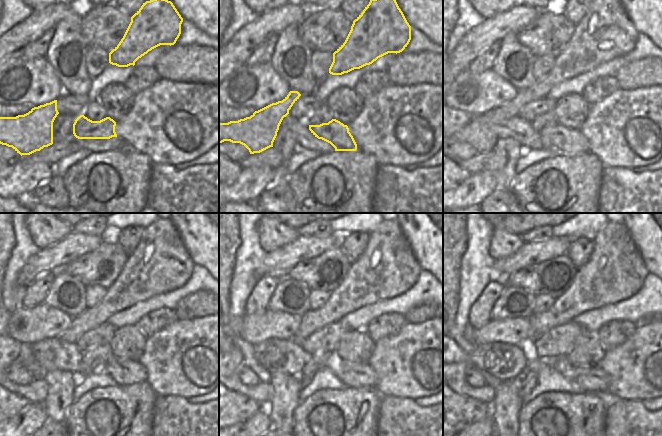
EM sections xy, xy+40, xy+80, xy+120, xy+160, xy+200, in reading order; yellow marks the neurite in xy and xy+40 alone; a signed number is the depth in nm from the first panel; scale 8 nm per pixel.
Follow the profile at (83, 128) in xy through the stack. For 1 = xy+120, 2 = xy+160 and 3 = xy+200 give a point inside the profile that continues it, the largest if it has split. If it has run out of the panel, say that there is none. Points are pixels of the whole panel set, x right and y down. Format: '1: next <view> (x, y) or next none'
1: next xy+120 (123, 372)
2: next xy+160 (351, 374)
3: next xy+200 (593, 379)

